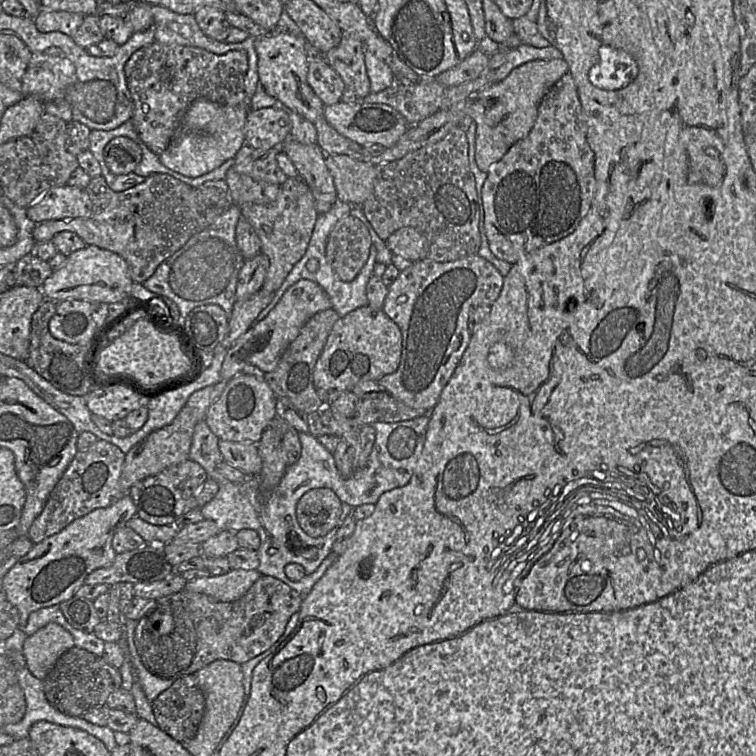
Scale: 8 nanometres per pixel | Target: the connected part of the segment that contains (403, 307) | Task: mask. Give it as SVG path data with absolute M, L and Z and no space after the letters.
M475 254L466 256L450 262L436 262L431 260L421 260L413 262L412 265L401 271L395 282L388 287L388 294L385 298L382 311L399 327L402 334L402 354L398 369L392 374L385 375L376 382L385 389L393 398L403 402L407 406L416 409L430 411L440 398L441 392L454 374L465 350L471 339L471 327L469 317L471 313L481 305L491 305L499 297L504 282L504 276L488 260Z

